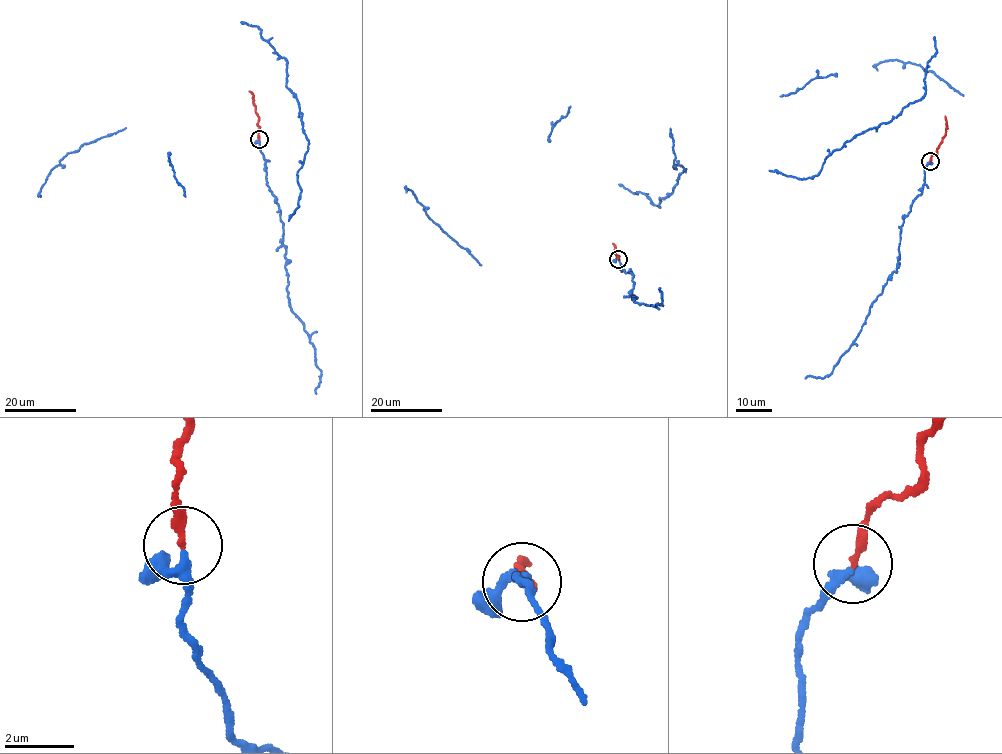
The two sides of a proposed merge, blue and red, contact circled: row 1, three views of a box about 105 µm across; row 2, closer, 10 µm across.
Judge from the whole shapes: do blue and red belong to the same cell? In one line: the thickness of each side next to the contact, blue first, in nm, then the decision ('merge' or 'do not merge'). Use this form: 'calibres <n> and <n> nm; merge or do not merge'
calibres 190 and 220 nm; merge

